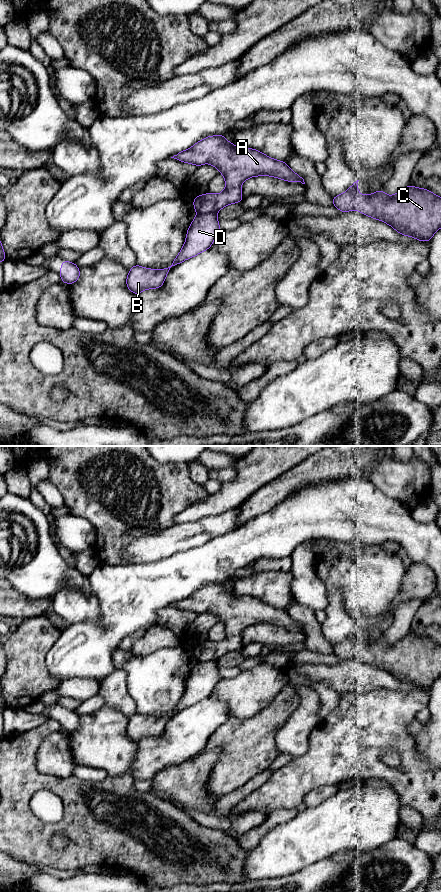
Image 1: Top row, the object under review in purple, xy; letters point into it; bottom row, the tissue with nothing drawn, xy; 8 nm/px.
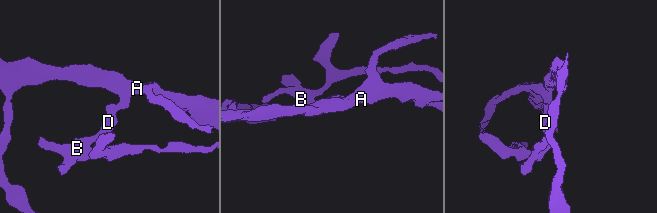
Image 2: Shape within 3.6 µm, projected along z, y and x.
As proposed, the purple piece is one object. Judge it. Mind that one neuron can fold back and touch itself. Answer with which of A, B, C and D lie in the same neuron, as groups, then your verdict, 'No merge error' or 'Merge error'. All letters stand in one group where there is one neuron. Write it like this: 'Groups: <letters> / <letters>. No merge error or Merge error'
Groups: A C / B D. Merge error

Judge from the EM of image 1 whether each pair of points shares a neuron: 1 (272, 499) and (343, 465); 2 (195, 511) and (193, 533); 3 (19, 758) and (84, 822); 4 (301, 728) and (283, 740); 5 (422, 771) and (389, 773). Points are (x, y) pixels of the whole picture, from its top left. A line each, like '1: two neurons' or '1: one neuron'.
1: one neuron
2: two neurons
3: one neuron
4: one neuron
5: one neuron

